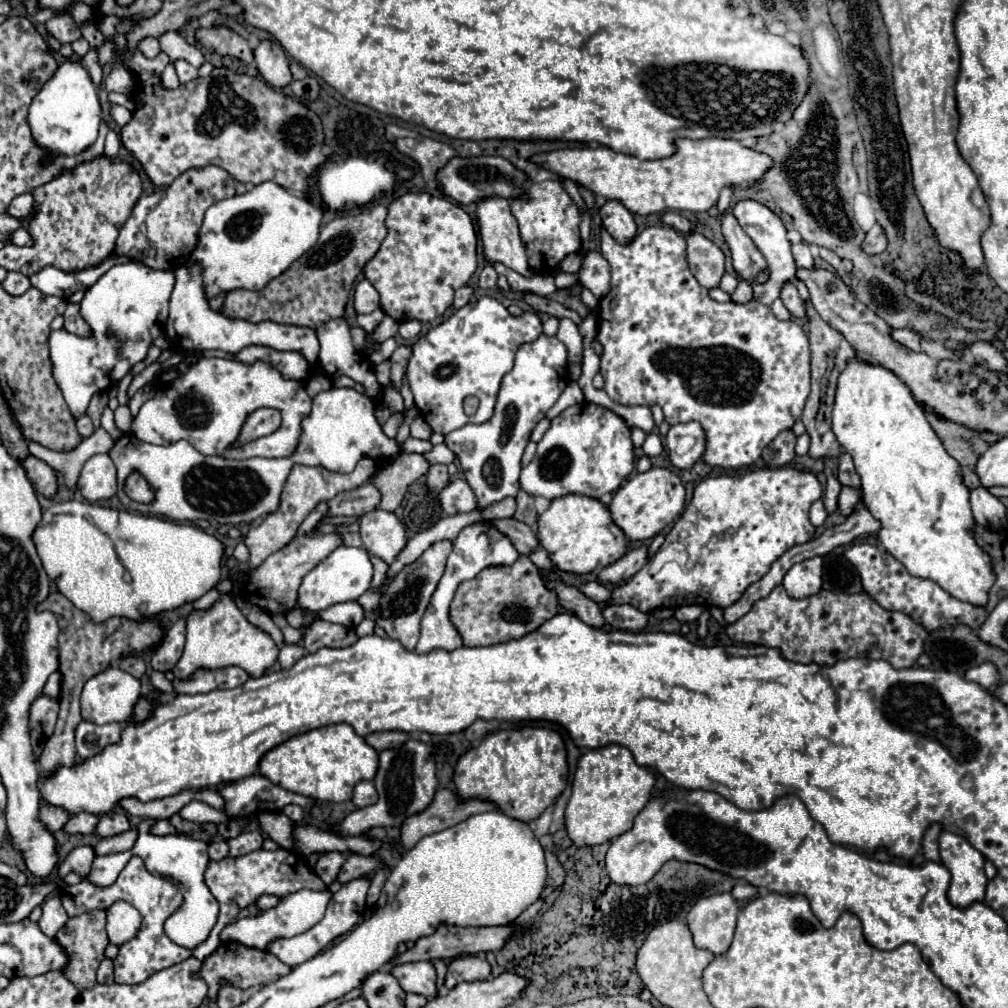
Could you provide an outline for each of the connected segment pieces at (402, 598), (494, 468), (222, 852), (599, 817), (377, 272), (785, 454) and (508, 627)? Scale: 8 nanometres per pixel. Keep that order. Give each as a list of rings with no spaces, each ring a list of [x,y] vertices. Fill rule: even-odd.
[[[444,539],[440,543],[434,543],[430,549],[426,549],[412,565],[404,567],[388,585],[388,589],[380,597],[380,605],[376,609],[376,623],[386,631],[388,639],[400,641],[408,651],[414,651],[418,643],[420,633],[420,619],[424,615],[424,609],[428,607],[428,601],[444,573],[444,565],[448,559],[448,553],[452,551],[452,541]]]
[[[540,335],[536,341],[524,343],[516,351],[516,361],[514,361],[512,371],[502,377],[494,415],[486,423],[466,425],[466,427],[456,429],[446,435],[446,445],[456,453],[458,461],[464,469],[466,481],[470,483],[470,487],[478,499],[478,509],[486,509],[488,505],[494,505],[506,497],[514,497],[520,491],[520,483],[518,483],[520,469],[522,469],[520,459],[530,441],[530,433],[536,427],[536,423],[540,419],[544,419],[546,411],[556,403],[556,399],[560,397],[560,393],[564,391],[566,385],[568,385],[568,355],[566,355],[564,343],[558,341],[556,337]]]
[[[214,841],[208,845],[208,855],[212,861],[220,861],[228,855],[228,843],[226,841]]]
[[[606,745],[584,753],[574,773],[572,797],[566,807],[566,831],[578,845],[600,845],[606,843],[632,827],[634,817],[650,801],[656,775],[634,761],[628,747]]]
[[[406,193],[388,205],[388,235],[378,253],[366,263],[364,277],[380,293],[380,305],[398,323],[418,319],[430,323],[454,299],[454,291],[468,283],[476,271],[476,229],[472,217],[446,197]]]
[[[788,429],[784,433],[780,433],[772,445],[768,445],[762,453],[762,459],[770,465],[770,467],[784,467],[794,459],[794,445],[796,445],[796,435]]]
[[[520,555],[516,563],[508,567],[482,569],[474,579],[460,583],[452,603],[450,621],[460,633],[466,647],[496,645],[512,639],[520,639],[530,631],[536,631],[544,621],[558,613],[558,597],[546,587],[544,577],[530,557]]]

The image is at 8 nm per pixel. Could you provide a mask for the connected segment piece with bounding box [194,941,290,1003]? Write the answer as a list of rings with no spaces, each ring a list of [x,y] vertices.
[[[222,941],[218,945],[218,949],[202,961],[202,969],[194,977],[200,977],[202,981],[206,981],[206,985],[208,985],[206,1001],[212,1003],[218,997],[222,981],[226,981],[226,983],[230,983],[238,989],[250,989],[250,987],[256,987],[256,985],[272,983],[278,977],[286,975],[288,971],[290,971],[290,967],[286,967],[282,961],[278,961],[276,957],[272,957],[270,953],[266,953],[262,949],[252,949],[252,947],[246,947],[246,945],[236,943],[236,941]]]

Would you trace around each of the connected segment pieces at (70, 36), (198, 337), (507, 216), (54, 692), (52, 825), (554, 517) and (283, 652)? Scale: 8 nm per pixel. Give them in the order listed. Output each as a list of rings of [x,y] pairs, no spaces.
[[[64,13],[64,15],[56,15],[46,23],[46,29],[50,35],[54,35],[60,43],[72,43],[76,39],[80,39],[80,27],[74,23],[74,19]]]
[[[188,263],[174,271],[176,283],[170,297],[170,315],[166,323],[166,335],[172,341],[172,345],[186,349],[186,351],[208,351],[218,349],[226,353],[238,353],[244,347],[250,345],[264,345],[272,349],[300,349],[304,357],[308,357],[310,363],[316,361],[318,353],[318,341],[316,331],[308,327],[296,327],[296,325],[280,325],[274,321],[260,321],[250,323],[246,319],[230,319],[222,311],[214,311],[208,303],[204,281],[202,281],[202,267],[200,263]]]
[[[490,197],[484,201],[478,201],[476,207],[476,215],[478,215],[478,225],[480,225],[480,237],[482,237],[482,245],[484,245],[484,255],[488,263],[500,261],[506,267],[514,269],[516,273],[524,275],[524,277],[532,277],[534,271],[528,265],[528,257],[526,257],[526,249],[520,241],[520,233],[518,233],[518,223],[514,219],[514,215],[510,213],[510,203],[508,199],[502,197]]]
[[[54,671],[54,673],[48,677],[42,693],[44,693],[46,697],[50,697],[50,699],[58,699],[58,695],[60,695],[60,679],[62,679],[60,671]]]
[[[42,803],[42,809],[40,809],[40,819],[48,825],[50,831],[58,831],[62,827],[62,823],[68,821],[68,811],[62,809],[62,807],[54,807],[50,803]]]
[[[564,495],[552,501],[552,505],[538,517],[540,545],[550,553],[552,563],[560,571],[568,573],[590,573],[596,567],[606,567],[618,561],[626,553],[626,535],[614,523],[610,509],[592,497],[586,495]]]
[[[284,645],[284,647],[280,649],[278,661],[280,661],[282,669],[290,669],[302,655],[304,655],[304,649],[302,649],[300,645]]]

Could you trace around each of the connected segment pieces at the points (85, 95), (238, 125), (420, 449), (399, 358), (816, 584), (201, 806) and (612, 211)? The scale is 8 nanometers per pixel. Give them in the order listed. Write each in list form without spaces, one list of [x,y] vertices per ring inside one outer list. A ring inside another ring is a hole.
[[[64,61],[54,75],[42,85],[28,109],[28,125],[32,139],[38,147],[48,149],[50,155],[46,163],[54,161],[58,155],[80,155],[98,137],[98,125],[102,121],[102,109],[98,101],[98,89],[92,83],[86,67],[80,61]]]
[[[134,49],[122,61],[122,65],[130,69],[130,73],[134,75],[136,89],[132,97],[138,101],[138,105],[134,109],[132,121],[126,127],[122,127],[120,137],[124,147],[142,163],[144,171],[148,173],[154,185],[168,187],[186,169],[218,165],[226,169],[234,179],[246,185],[258,185],[260,181],[276,181],[292,193],[306,193],[310,189],[308,179],[326,161],[326,155],[322,153],[322,121],[312,109],[308,109],[294,97],[284,95],[280,89],[268,87],[266,81],[256,77],[252,79],[250,75],[238,75],[228,67],[218,67],[208,77],[192,79],[180,85],[178,89],[166,89],[160,81],[166,61],[168,55],[164,51],[160,51],[154,59],[148,59],[142,55],[140,49]],[[178,145],[186,147],[186,155],[174,155],[174,147]]]
[[[406,439],[406,443],[402,445],[402,451],[406,453],[428,453],[432,449],[430,441],[420,441],[420,439]]]
[[[400,345],[390,357],[390,361],[392,361],[392,383],[396,387],[400,387],[400,383],[402,383],[402,375],[406,373],[406,365],[408,365],[410,357],[412,357],[410,345]]]
[[[812,557],[802,563],[796,563],[784,575],[782,585],[792,599],[804,599],[818,593],[822,587],[822,559]]]
[[[190,801],[184,805],[178,815],[186,821],[196,821],[196,823],[226,823],[228,815],[224,811],[218,811],[202,801]]]
[[[608,201],[602,209],[600,209],[600,217],[602,223],[606,227],[606,231],[622,245],[630,243],[636,235],[636,221],[634,215],[624,209],[624,205],[620,205],[618,201]]]

